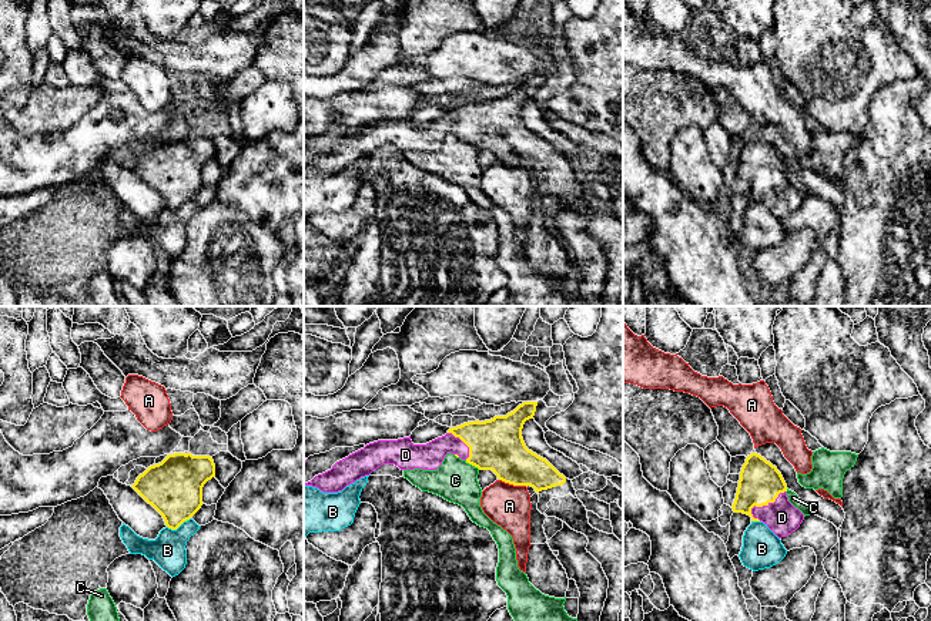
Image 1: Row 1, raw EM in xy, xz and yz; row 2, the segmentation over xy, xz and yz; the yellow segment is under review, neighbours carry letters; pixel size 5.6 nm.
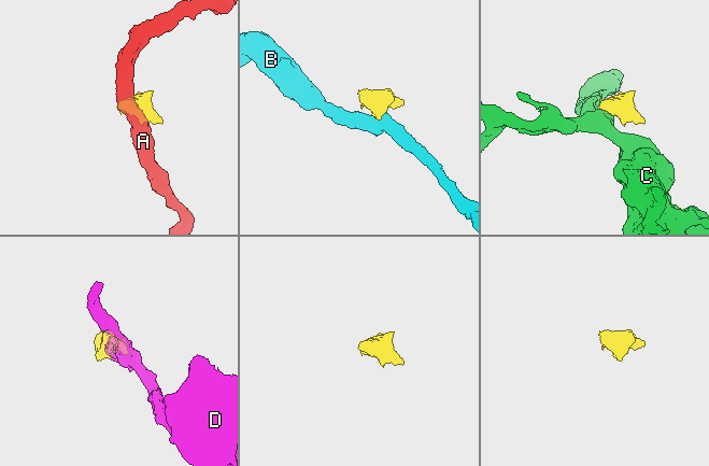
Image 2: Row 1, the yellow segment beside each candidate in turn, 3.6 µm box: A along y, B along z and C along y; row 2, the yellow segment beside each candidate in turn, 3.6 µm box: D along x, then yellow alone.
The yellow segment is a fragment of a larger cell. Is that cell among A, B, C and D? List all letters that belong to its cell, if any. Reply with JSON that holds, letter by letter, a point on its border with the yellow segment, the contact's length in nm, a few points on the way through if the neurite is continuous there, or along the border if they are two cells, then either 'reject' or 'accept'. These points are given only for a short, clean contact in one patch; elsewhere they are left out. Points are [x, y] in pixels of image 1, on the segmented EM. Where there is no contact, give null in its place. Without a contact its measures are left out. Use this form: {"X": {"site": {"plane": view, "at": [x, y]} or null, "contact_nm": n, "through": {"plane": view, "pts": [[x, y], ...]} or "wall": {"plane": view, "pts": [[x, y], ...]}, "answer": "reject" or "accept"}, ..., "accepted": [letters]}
{"A": {"site": {"plane": "xz", "at": [513, 484]}, "contact_nm": 170, "wall": {"plane": "xz", "pts": [[499, 479], [526, 487]]}, "answer": "reject"}, "B": {"site": {"plane": "xy", "at": [178, 526]}, "contact_nm": 150, "wall": {"plane": "xy", "pts": [[190, 517], [176, 529], [167, 527]]}, "answer": "reject"}, "C": {"site": {"plane": "xz", "at": [472, 465]}, "contact_nm": 100, "wall": {"plane": "xz", "pts": [[465, 460], [479, 469]]}, "answer": "reject"}, "D": {"site": {"plane": "yz", "at": [764, 504]}, "contact_nm": 240, "answer": "accept"}, "accepted": ["D"]}

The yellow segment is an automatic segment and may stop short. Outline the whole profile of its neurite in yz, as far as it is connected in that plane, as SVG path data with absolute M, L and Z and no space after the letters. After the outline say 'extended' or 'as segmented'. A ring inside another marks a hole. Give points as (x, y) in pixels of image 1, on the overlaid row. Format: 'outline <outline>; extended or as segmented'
outline M757 453L747 456L740 471L734 513L763 521L778 538L796 531L804 514L787 497L787 484L770 461Z; extended

